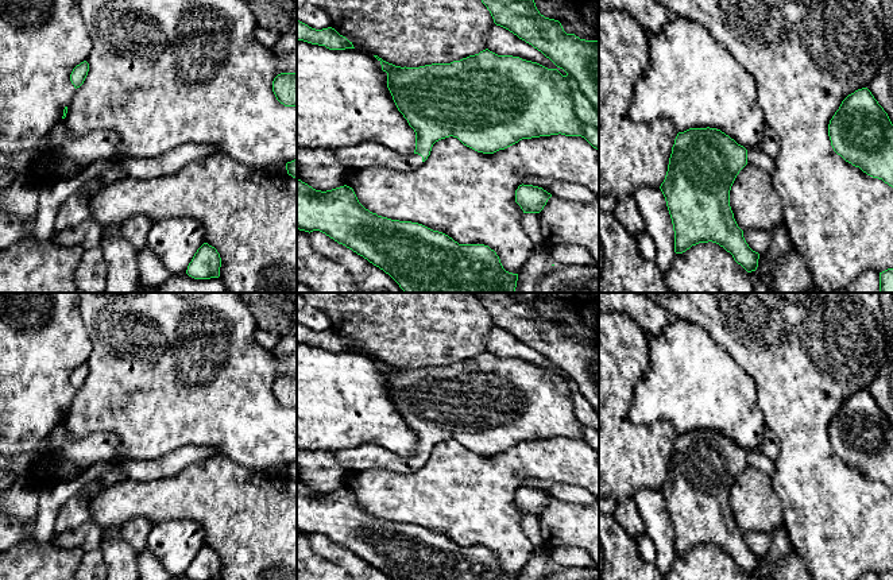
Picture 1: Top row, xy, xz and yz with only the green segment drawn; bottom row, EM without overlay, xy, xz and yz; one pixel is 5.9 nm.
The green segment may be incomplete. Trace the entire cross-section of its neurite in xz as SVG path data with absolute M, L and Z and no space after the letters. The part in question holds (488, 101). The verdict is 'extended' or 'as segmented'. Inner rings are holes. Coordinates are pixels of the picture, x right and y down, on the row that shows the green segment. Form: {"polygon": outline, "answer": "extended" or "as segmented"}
{"polygon": "M482 0L494 23L531 45L557 67L548 69L537 62L513 55L498 55L488 49L451 63L432 63L420 67L401 67L374 55L387 73L387 88L398 111L415 132L415 150L401 155L376 142L363 142L335 150L337 159L348 170L383 166L397 171L409 171L421 166L430 155L436 142L453 136L464 146L483 154L505 150L522 139L550 135L581 136L599 151L599 42L580 39L567 34L558 20L540 13L534 0Z", "answer": "extended"}

